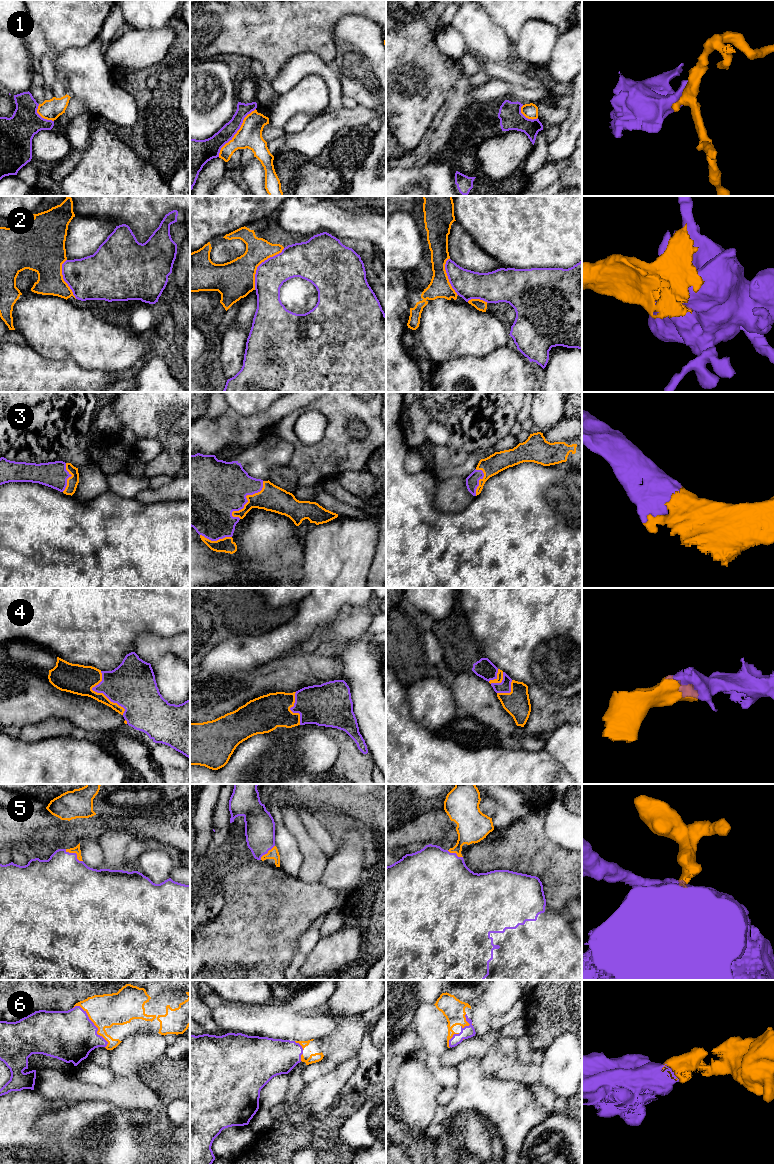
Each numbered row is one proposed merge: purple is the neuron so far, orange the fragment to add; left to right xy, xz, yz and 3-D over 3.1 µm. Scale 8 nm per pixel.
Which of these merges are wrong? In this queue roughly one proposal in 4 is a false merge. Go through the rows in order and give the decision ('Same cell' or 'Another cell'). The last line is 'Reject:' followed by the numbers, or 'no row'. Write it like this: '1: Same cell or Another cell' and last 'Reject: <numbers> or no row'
1: Another cell
2: Another cell
3: Same cell
4: Same cell
5: Same cell
6: Same cell
Reject: 1, 2

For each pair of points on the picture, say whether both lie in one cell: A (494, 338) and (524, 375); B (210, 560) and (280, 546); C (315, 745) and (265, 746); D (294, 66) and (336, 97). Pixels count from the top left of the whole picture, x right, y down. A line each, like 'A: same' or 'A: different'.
A: different
B: same
C: same
D: same

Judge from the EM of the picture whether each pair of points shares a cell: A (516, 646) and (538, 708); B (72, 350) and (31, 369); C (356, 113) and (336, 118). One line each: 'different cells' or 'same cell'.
A: different cells
B: different cells
C: same cell

